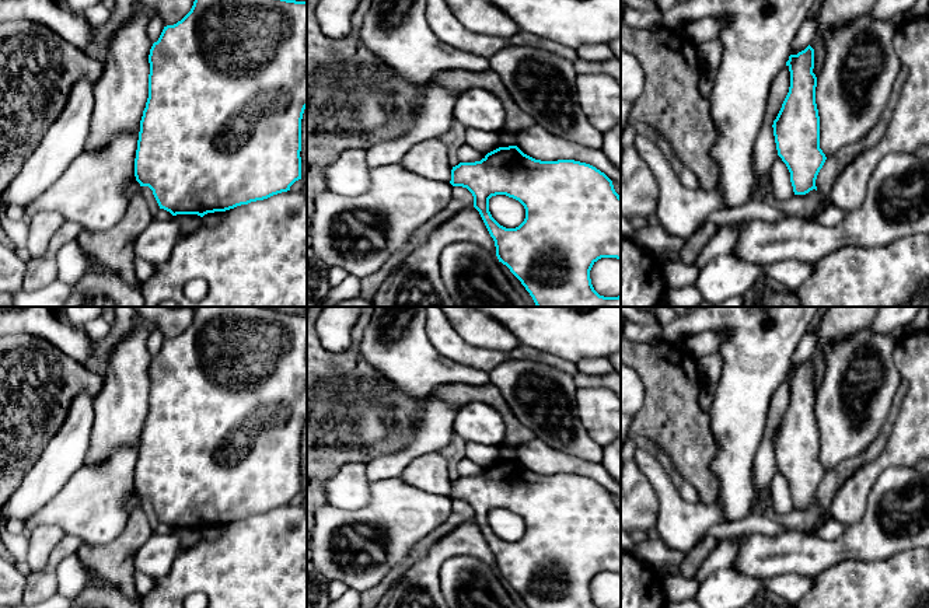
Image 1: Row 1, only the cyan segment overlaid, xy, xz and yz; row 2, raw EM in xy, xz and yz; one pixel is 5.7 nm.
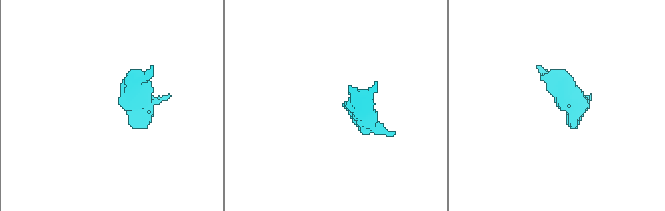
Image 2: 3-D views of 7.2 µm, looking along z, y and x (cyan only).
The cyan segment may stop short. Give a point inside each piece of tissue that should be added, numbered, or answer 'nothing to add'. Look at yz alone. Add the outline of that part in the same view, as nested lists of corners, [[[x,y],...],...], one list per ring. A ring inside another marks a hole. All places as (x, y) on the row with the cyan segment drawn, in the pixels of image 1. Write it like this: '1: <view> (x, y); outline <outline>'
nothing to add

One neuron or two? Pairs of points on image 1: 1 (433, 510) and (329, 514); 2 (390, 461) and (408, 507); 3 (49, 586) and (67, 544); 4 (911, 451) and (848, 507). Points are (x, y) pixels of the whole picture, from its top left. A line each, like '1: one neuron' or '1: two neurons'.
1: one neuron
2: two neurons
3: one neuron
4: one neuron

